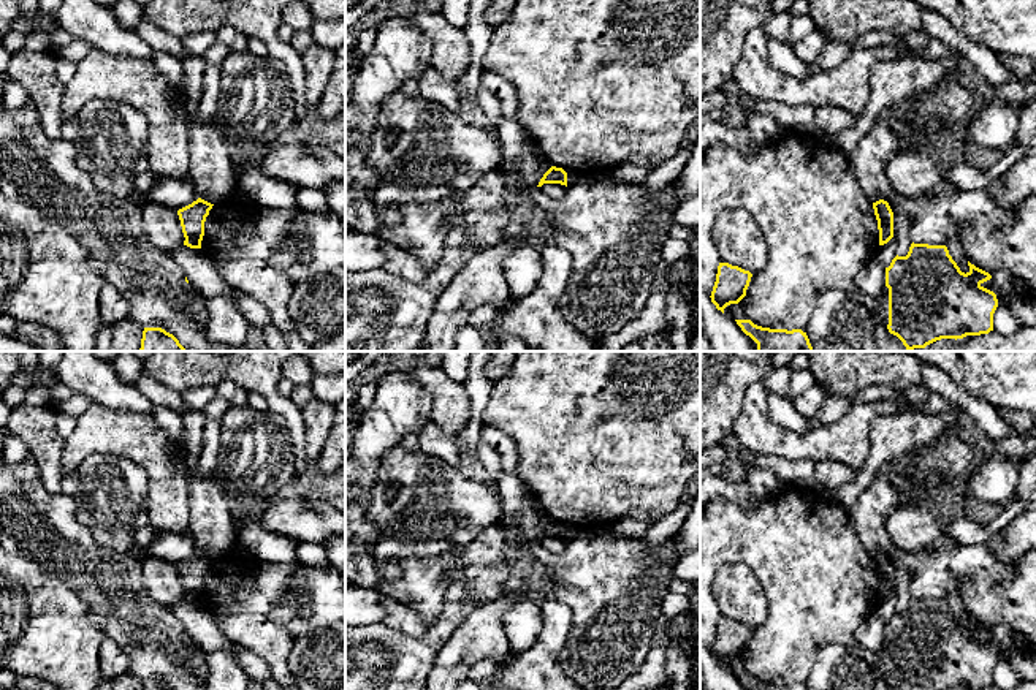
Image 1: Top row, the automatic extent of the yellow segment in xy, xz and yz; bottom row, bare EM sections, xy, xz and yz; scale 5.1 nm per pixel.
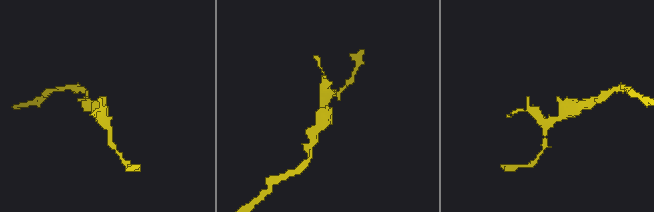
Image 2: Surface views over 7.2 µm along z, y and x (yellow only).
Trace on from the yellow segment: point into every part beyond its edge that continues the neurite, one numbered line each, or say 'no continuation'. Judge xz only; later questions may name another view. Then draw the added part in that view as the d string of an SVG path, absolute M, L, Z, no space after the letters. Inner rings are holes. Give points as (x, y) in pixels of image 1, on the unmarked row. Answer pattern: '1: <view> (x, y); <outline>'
no continuation

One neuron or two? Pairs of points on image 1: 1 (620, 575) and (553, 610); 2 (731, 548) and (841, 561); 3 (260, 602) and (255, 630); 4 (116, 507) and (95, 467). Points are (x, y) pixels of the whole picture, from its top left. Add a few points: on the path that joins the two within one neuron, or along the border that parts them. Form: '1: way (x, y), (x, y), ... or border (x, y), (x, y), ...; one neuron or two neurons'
1: border (552, 594), (563, 600), (571, 613), (566, 640); two neurons
2: way (757, 545), (797, 545), (815, 561); one neuron
3: border (220, 613), (263, 613), (266, 616); two neurons
4: way (111, 497), (111, 488), (100, 477); one neuron

